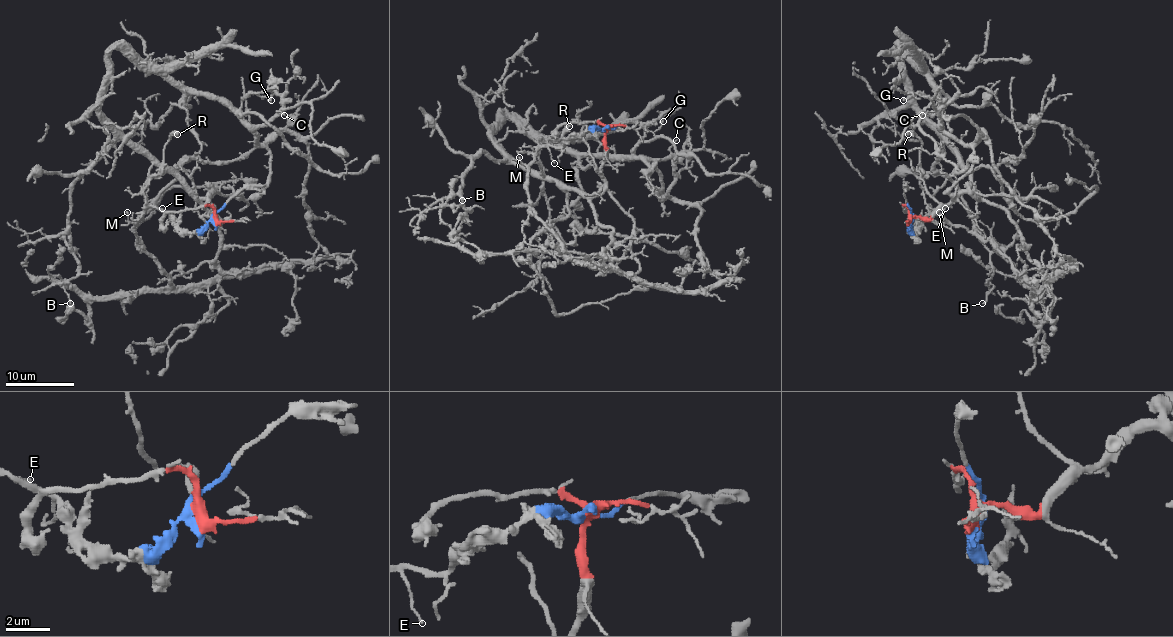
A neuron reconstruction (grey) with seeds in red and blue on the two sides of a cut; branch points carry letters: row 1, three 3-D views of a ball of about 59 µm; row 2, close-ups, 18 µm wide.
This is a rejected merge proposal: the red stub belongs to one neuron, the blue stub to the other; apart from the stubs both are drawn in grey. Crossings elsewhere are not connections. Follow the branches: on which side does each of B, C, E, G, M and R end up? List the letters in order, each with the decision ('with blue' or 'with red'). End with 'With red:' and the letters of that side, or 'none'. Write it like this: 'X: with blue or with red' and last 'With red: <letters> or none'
B: with red
C: with red
E: with blue
G: with red
M: with blue
R: with blue
With red: B, C, G

